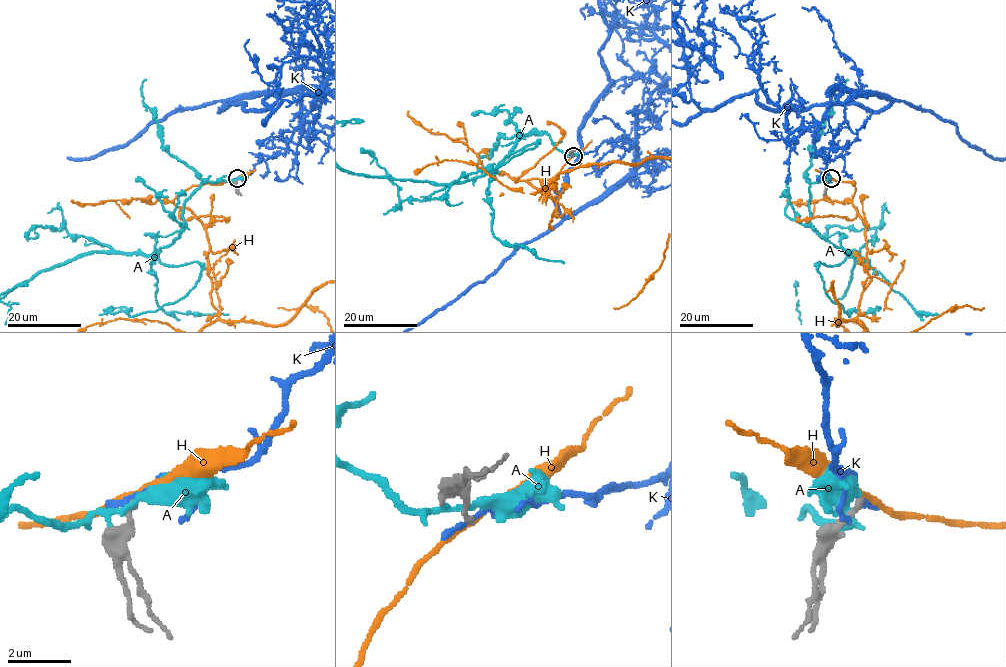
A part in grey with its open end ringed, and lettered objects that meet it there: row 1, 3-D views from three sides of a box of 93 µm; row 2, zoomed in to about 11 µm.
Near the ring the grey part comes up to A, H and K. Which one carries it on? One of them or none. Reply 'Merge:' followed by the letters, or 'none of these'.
Merge: none of these

